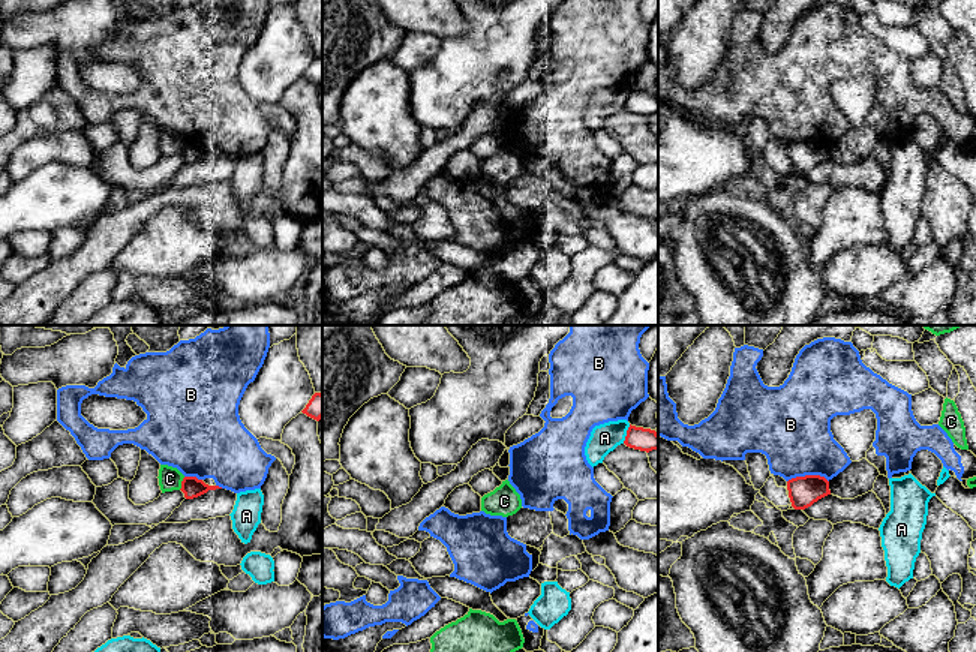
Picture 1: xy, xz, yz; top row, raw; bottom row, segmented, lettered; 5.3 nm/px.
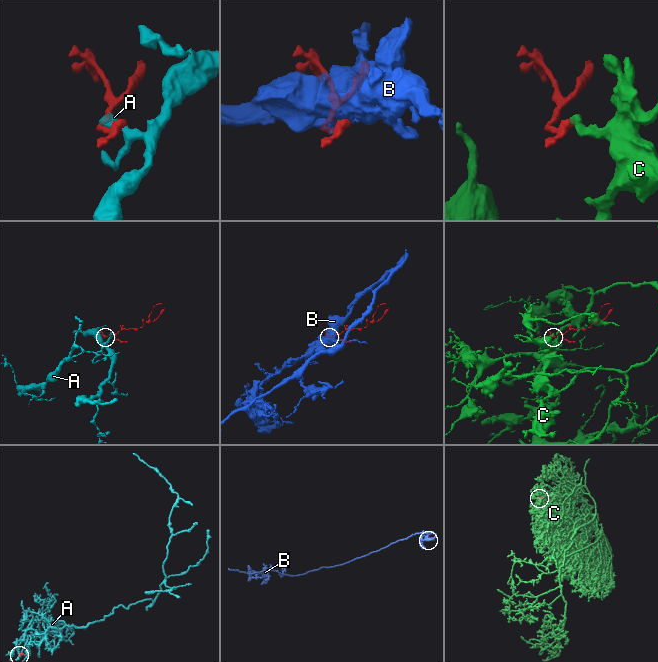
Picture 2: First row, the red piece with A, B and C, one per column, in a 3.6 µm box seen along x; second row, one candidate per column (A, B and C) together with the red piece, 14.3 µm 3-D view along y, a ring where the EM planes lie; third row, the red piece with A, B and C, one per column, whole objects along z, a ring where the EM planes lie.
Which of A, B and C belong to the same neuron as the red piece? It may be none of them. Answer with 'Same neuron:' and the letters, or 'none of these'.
Same neuron: none of these

